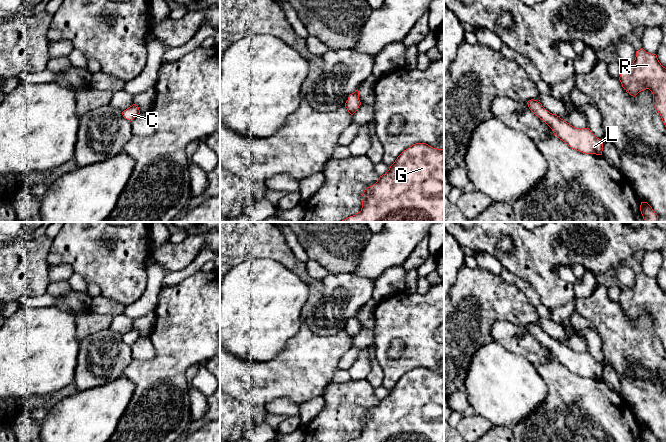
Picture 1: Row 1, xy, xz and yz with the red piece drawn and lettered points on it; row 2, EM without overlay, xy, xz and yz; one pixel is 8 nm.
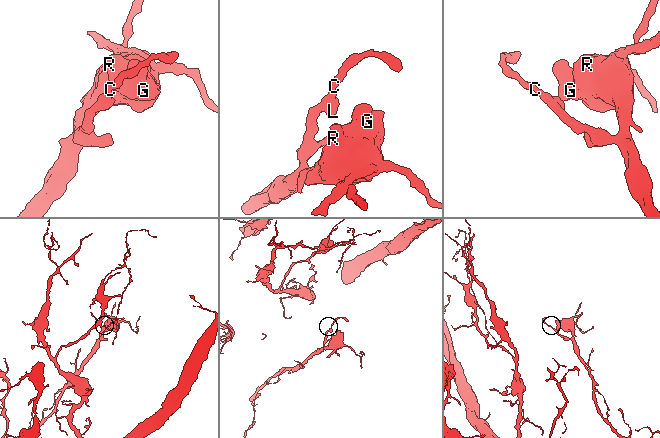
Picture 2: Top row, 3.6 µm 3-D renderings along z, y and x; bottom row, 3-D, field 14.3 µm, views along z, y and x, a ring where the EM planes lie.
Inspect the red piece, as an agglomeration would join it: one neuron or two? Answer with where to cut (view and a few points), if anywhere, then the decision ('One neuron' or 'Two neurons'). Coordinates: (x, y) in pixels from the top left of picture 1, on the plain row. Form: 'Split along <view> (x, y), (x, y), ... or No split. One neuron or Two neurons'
No split. One neuron

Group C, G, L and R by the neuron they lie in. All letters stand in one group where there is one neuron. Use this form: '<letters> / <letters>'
C G L R

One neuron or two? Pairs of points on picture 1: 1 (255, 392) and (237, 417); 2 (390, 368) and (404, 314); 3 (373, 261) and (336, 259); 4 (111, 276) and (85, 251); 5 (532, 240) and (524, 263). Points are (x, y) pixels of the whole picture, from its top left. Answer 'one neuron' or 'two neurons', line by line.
1: two neurons
2: one neuron
3: two neurons
4: one neuron
5: one neuron

